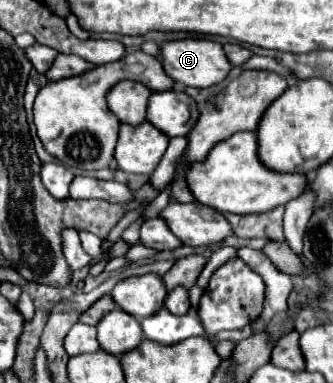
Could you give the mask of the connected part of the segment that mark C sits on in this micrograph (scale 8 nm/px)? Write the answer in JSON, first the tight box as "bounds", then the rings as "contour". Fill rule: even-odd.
{"bounds":[160,38,230,88],"contour":[[[184,38],[184,40],[168,40],[160,44],[160,60],[164,70],[174,82],[194,88],[208,88],[220,84],[230,72],[230,62],[224,56],[222,44],[204,38]]]}

